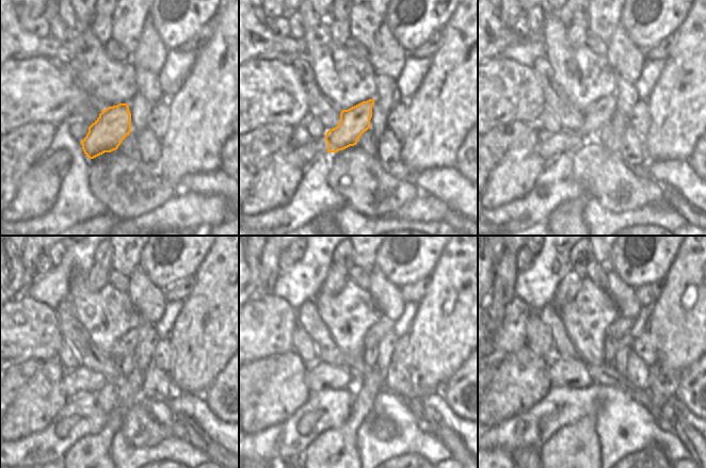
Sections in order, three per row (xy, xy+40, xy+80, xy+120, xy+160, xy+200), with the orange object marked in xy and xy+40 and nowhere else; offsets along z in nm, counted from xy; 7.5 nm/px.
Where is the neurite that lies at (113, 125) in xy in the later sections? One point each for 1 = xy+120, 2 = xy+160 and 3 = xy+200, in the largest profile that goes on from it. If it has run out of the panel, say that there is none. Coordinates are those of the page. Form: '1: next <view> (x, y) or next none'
1: next xy+120 (127, 344)
2: next xy+160 (373, 335)
3: next xy+200 (623, 325)

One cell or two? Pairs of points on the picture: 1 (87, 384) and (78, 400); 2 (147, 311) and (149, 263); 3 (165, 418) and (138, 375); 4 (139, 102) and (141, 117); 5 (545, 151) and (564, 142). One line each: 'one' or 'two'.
1: two
2: two
3: two
4: one
5: one

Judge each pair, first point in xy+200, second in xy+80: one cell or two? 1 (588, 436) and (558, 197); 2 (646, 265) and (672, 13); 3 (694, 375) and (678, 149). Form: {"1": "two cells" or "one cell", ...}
{"1": "two cells", "2": "one cell", "3": "two cells"}

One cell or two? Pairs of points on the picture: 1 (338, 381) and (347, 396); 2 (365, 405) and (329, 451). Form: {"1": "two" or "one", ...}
{"1": "two", "2": "one"}

